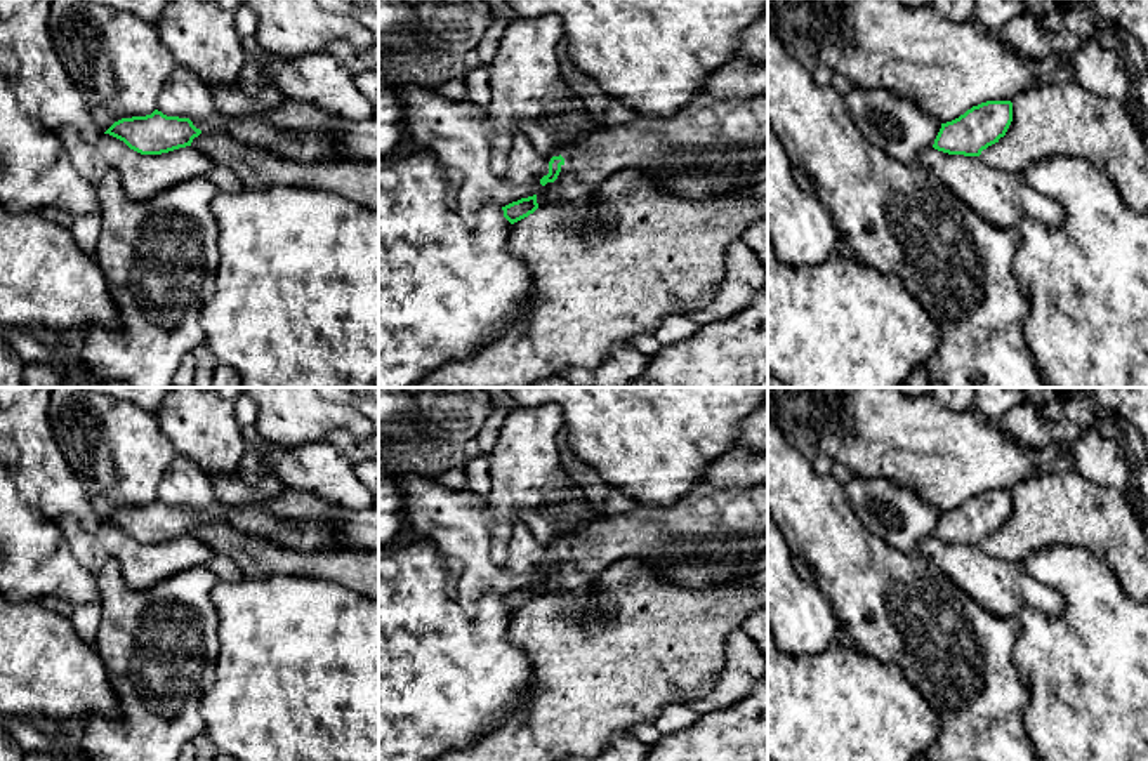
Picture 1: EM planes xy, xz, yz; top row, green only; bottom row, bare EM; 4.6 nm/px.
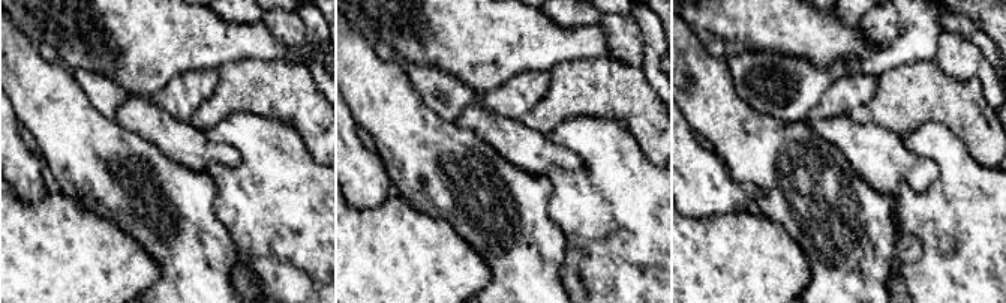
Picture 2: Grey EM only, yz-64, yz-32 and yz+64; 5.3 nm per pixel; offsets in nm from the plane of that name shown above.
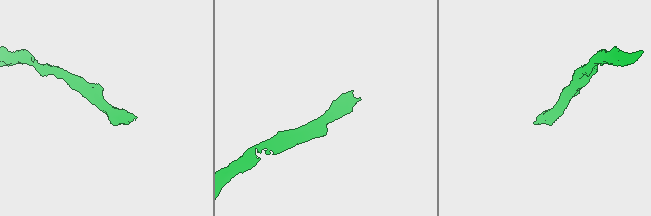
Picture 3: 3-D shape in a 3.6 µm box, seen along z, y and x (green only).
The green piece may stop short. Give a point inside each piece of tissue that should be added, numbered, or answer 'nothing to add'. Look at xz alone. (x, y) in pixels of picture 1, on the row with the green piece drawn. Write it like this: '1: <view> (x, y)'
1: xz (712, 146)

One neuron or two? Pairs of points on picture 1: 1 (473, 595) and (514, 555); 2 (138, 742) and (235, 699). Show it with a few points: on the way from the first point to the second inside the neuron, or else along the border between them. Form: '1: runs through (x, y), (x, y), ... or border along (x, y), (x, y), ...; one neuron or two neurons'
1: runs through (485, 582), (499, 579), (511, 567); one neuron
2: border along (216, 674), (200, 702), (204, 730); two neurons

